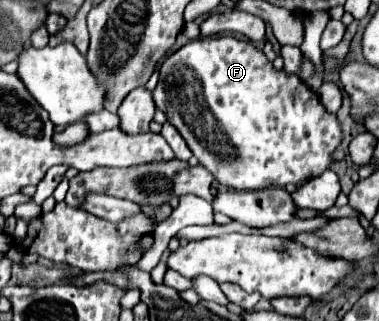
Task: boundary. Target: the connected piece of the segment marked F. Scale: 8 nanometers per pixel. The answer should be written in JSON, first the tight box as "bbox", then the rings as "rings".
{"bbox":[154,36,344,190],"rings":[[[234,36],[198,38],[168,56],[160,66],[154,102],[156,108],[166,112],[168,120],[178,128],[192,154],[214,180],[234,190],[284,188],[286,184],[308,182],[334,164],[332,154],[340,148],[344,138],[338,116],[330,114],[298,76],[276,70],[260,48]]]}

